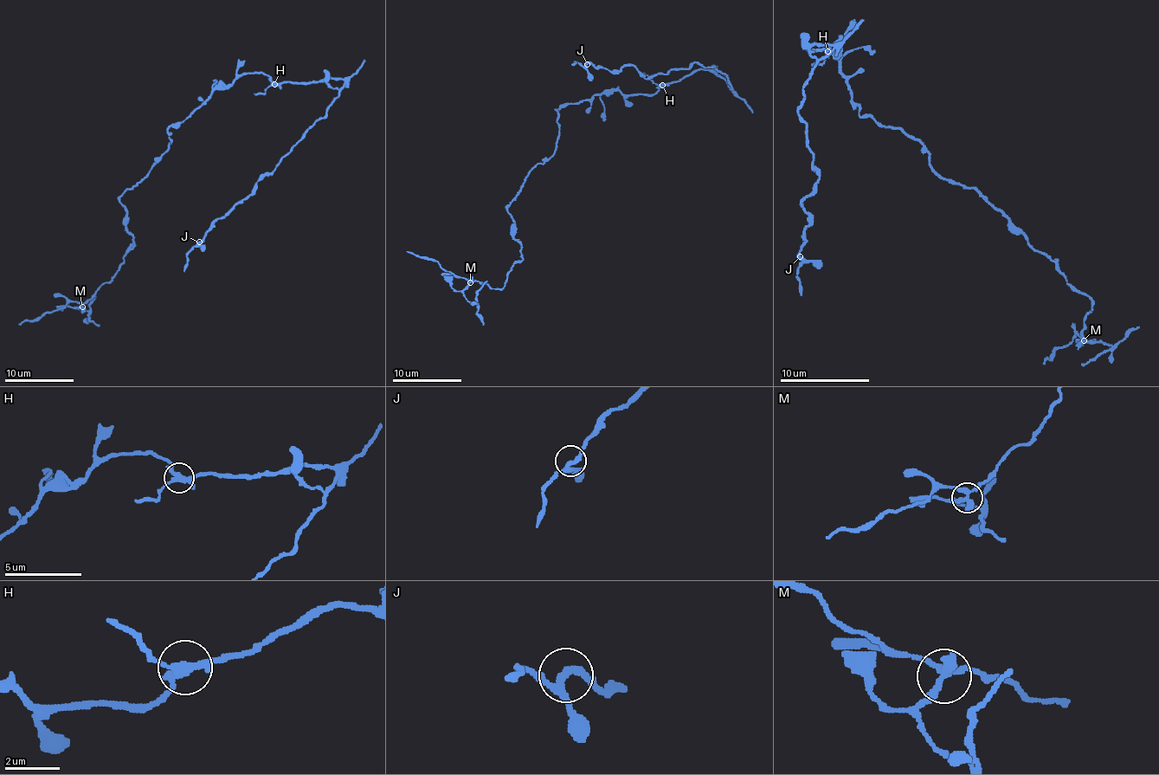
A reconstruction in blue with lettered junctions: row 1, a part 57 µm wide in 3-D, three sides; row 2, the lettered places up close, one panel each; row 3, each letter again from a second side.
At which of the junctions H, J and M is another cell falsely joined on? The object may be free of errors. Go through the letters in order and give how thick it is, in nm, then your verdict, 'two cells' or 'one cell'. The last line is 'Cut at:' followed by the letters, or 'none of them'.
H: 280 nm | one cell
J: 240 nm | one cell
M: 300 nm | two cells
Cut at: M

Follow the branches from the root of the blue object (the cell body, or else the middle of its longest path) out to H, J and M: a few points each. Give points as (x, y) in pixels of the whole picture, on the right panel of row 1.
H: (847, 80), (847, 76), (840, 69), (840, 61), (836, 56), (836, 47), (840, 38), (827, 52)
J: (847, 80), (840, 38), (807, 49), (815, 67), (797, 114), (818, 182), (802, 203), (800, 256)
M: (847, 80), (860, 117), (872, 117), (912, 135), (939, 175), (973, 186), (1092, 301), (1083, 321), (1083, 339)

